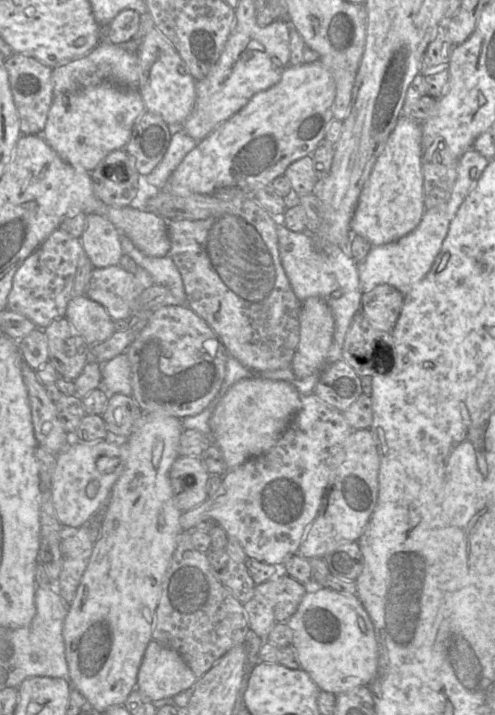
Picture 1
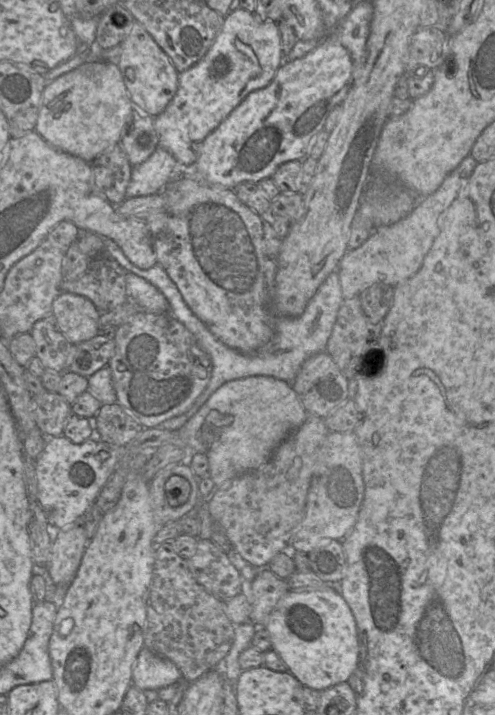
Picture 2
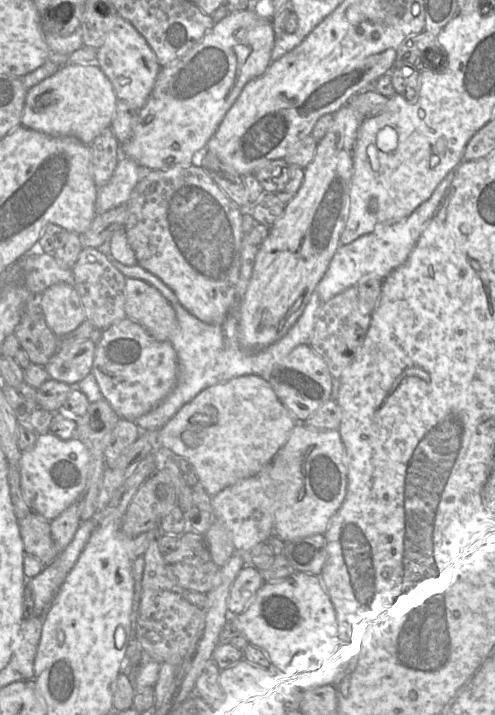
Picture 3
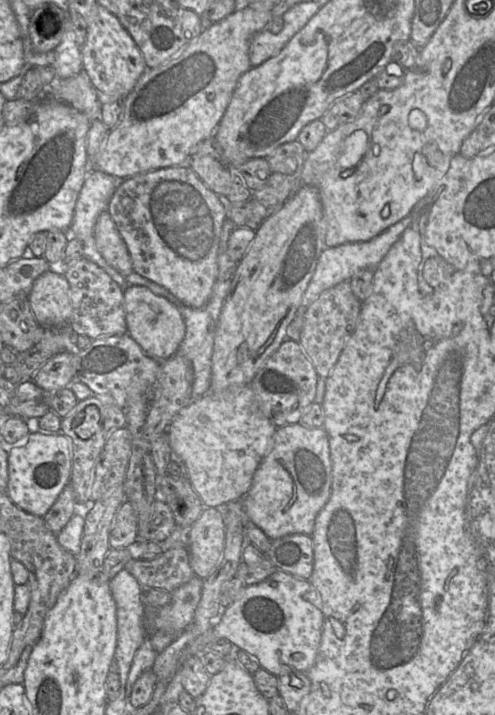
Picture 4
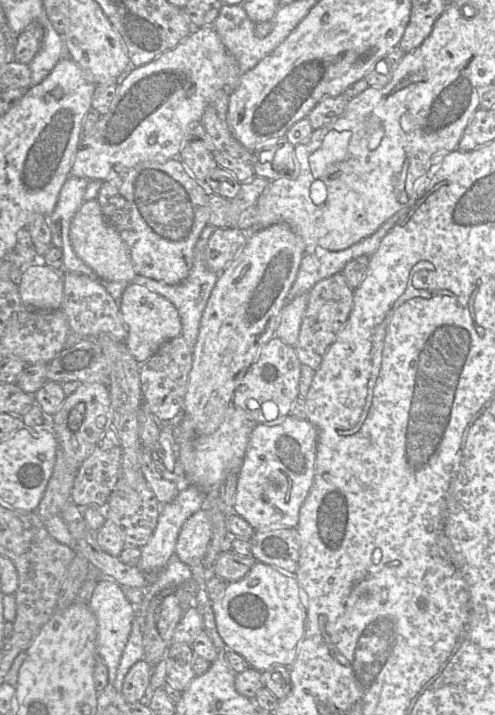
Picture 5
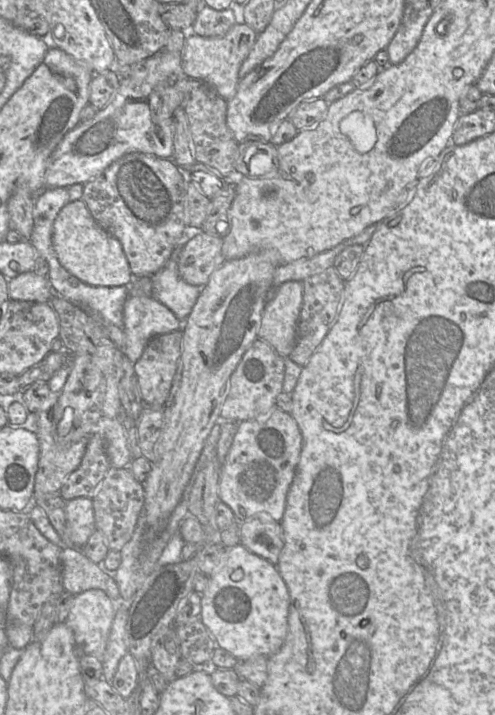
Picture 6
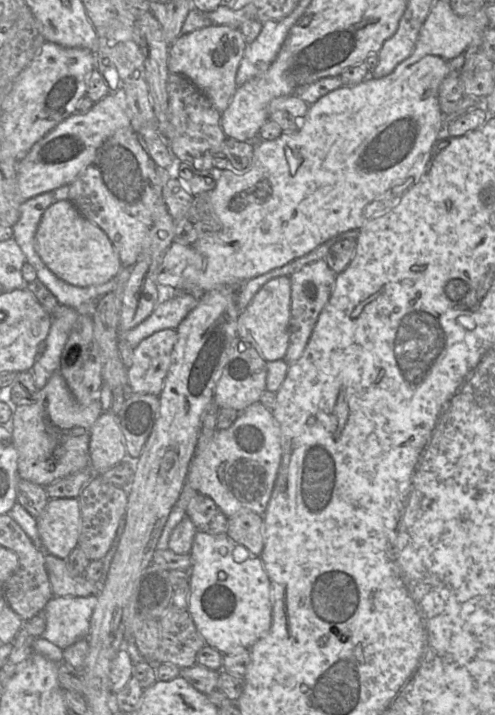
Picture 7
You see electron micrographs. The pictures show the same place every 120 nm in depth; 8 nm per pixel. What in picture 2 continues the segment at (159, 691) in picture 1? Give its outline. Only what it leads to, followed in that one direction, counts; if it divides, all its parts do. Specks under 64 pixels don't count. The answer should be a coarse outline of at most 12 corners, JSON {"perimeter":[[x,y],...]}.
{"perimeter":[[143,647],[132,683],[157,690],[181,683],[170,660]]}

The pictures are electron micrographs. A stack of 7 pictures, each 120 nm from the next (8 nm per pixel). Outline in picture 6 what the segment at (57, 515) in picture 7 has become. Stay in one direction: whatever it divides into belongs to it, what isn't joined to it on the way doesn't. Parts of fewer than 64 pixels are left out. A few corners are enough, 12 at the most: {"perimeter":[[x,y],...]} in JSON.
{"perimeter":[[92,500],[66,501],[71,544],[82,548],[96,531]]}

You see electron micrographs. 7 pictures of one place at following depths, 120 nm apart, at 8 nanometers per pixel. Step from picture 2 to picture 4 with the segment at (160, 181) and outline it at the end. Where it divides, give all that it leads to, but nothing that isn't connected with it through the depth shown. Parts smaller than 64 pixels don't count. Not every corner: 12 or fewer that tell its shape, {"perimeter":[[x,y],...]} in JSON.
{"perimeter":[[91,170],[66,231],[83,244],[86,259],[102,268],[123,291],[126,277],[96,249],[94,226],[120,184]]}

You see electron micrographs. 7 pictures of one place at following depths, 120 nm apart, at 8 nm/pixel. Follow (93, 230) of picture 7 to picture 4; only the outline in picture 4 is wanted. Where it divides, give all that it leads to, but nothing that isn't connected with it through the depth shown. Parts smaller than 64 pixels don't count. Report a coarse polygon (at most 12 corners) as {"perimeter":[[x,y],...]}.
{"perimeter":[[107,211],[96,221],[97,251],[123,277],[133,271],[126,245]]}

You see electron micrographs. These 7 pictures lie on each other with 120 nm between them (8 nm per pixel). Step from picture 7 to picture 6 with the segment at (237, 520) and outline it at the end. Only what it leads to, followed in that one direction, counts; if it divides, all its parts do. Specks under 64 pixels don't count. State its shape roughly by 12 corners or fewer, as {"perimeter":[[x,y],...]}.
{"perimeter":[[239,522],[240,543],[276,565],[285,545],[281,522]]}

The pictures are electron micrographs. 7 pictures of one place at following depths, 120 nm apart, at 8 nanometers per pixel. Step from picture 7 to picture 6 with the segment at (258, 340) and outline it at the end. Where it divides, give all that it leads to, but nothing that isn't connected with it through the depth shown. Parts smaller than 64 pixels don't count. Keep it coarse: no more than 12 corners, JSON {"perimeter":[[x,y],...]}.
{"perimeter":[[299,281],[273,287],[258,339],[282,357],[294,348]]}

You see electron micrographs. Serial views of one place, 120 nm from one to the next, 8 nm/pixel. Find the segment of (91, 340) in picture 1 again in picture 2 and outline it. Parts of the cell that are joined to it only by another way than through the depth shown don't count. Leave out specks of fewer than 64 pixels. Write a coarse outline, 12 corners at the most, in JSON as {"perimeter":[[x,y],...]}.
{"perimeter":[[60,292],[51,314],[72,344],[99,333],[101,313],[83,296]]}

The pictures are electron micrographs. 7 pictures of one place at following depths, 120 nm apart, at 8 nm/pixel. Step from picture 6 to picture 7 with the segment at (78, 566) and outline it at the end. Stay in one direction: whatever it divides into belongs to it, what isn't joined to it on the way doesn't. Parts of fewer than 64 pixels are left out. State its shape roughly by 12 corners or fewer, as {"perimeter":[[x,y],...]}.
{"perimeter":[[45,553],[54,596],[96,596],[104,581],[72,575],[65,559]]}

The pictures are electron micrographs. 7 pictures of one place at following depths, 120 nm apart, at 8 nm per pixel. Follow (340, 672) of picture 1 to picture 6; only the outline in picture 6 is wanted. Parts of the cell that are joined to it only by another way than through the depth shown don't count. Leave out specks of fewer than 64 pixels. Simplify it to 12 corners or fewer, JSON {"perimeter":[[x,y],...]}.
{"perimeter":[[241,543],[208,576],[200,620],[243,661],[289,631],[276,565]]}

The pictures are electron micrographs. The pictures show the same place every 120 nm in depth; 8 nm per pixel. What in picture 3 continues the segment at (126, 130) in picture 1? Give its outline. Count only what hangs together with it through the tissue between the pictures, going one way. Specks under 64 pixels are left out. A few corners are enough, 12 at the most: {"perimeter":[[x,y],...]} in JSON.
{"perimeter":[[97,64],[28,89],[22,126],[86,145],[117,97]]}

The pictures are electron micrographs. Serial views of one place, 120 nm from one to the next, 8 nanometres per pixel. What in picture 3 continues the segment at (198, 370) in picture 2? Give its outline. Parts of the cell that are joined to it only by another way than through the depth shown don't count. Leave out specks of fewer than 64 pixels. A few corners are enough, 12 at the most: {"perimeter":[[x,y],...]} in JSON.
{"perimeter":[[127,317],[102,331],[91,374],[135,421],[176,386],[177,354]]}

